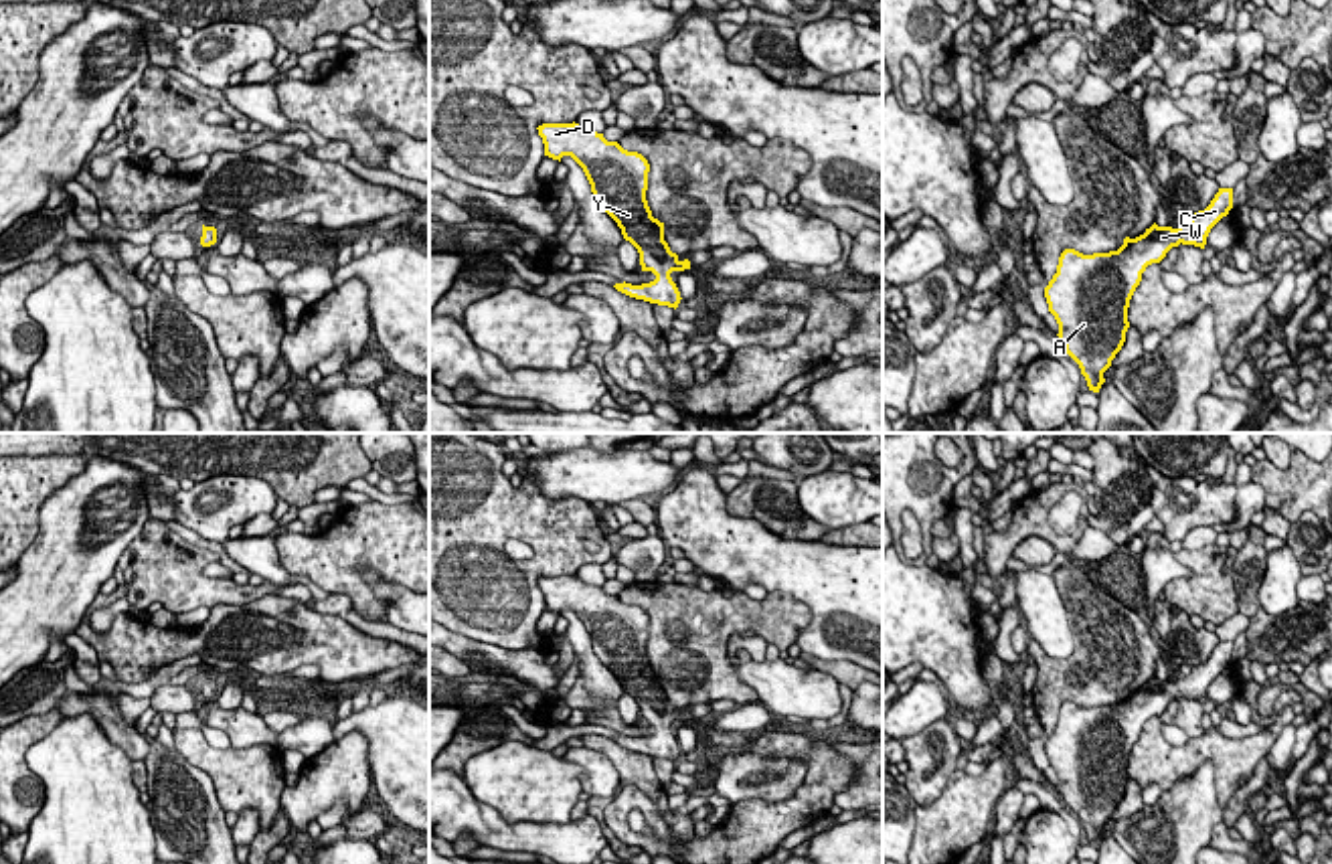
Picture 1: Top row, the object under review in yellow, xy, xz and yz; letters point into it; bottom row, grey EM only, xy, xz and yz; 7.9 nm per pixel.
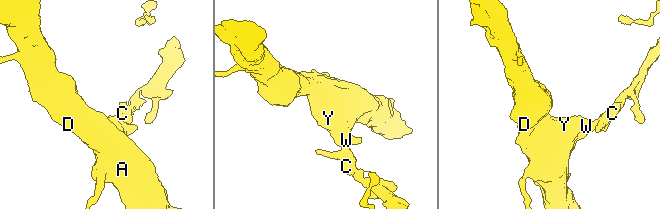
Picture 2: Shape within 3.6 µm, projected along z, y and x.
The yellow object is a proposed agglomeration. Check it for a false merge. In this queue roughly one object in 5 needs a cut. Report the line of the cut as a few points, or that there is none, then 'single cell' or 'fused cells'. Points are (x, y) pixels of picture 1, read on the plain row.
no cut; single cell

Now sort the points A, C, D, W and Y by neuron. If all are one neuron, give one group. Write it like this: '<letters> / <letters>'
A C D W Y

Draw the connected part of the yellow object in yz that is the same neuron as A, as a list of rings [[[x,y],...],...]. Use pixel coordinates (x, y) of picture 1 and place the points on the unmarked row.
[[[1219,641],[1204,664],[1178,682],[1158,680],[1123,692],[1117,704],[1083,708],[1065,702],[1057,726],[1045,741],[1049,765],[1059,777],[1059,793],[1081,822],[1089,844],[1099,846],[1103,826],[1126,795],[1128,761],[1142,726],[1160,716],[1172,700],[1204,702],[1211,682],[1233,662],[1233,641]]]

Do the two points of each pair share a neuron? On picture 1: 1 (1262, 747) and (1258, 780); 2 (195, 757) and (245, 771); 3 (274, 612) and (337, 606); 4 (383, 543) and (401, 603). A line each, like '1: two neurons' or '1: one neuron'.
1: two neurons
2: one neuron
3: two neurons
4: two neurons

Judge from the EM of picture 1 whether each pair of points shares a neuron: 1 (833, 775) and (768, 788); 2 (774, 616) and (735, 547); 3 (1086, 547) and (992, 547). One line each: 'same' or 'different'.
1: different
2: different
3: different

